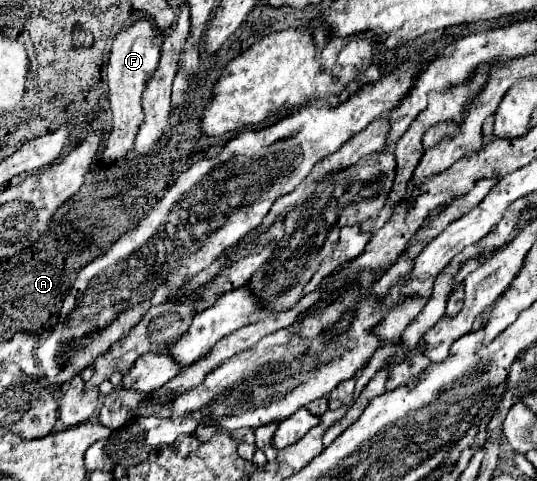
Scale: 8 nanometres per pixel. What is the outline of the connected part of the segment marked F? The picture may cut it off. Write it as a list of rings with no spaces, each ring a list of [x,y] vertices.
[[[138,20],[124,32],[120,32],[114,38],[110,64],[108,64],[108,88],[110,88],[110,110],[112,110],[112,128],[108,132],[108,138],[104,142],[102,160],[106,164],[112,164],[120,158],[124,158],[136,140],[138,128],[144,122],[144,110],[142,110],[142,94],[146,88],[146,80],[158,70],[160,60],[160,46],[162,46],[162,32],[158,32],[148,20]]]

